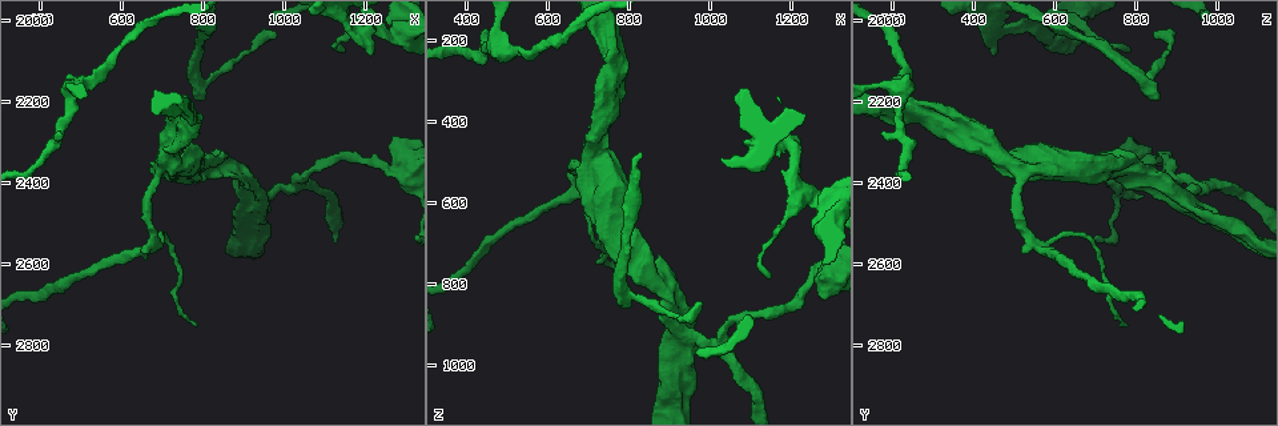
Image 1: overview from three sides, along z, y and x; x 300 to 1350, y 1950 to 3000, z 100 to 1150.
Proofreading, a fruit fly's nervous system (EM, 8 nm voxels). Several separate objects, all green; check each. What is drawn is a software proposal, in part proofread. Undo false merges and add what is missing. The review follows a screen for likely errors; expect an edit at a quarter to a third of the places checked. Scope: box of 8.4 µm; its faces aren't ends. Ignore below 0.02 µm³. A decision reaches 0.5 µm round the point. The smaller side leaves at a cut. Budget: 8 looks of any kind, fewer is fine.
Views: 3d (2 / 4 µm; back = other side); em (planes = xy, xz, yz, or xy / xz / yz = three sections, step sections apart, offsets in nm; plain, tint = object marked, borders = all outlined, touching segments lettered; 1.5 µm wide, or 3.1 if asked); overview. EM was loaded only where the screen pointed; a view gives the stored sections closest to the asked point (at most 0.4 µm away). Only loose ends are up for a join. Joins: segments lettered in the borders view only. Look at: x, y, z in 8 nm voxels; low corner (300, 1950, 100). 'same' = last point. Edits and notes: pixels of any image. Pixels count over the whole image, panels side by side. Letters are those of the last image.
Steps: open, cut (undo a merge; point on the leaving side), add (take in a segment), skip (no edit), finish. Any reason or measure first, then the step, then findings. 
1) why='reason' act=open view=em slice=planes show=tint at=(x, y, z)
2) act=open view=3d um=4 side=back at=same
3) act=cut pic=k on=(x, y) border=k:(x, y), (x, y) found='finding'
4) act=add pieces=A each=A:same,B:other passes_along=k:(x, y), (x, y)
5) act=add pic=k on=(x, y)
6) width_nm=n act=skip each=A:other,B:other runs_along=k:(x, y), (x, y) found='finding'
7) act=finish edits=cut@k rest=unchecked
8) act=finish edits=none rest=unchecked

act=open view=em slice=xy step=8 show=tint at=(740, 2345, 510)

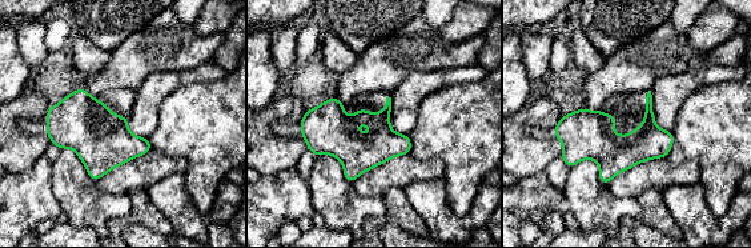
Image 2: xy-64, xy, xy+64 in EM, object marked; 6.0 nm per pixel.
why='another direction' act=open view=em slice=planes show=borders at=same

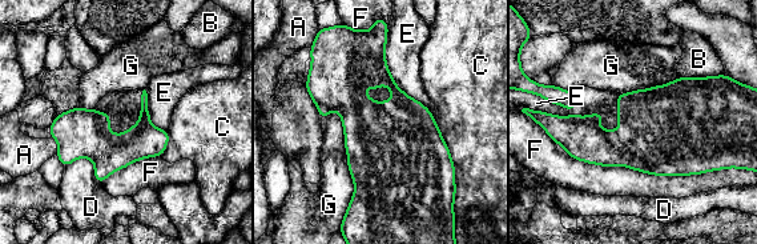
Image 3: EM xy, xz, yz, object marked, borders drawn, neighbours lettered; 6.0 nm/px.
longest_contact=F:1050nm act=skip each=A:other,B:other,C:other,D:other,E:other,F:other,G:other border=3:(333, 110), (354, 187), (349, 206) found='one cell here'

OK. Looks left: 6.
why='thin end' act=open view=em slice=yz step=8 show=tint at=(975, 2030, 845)

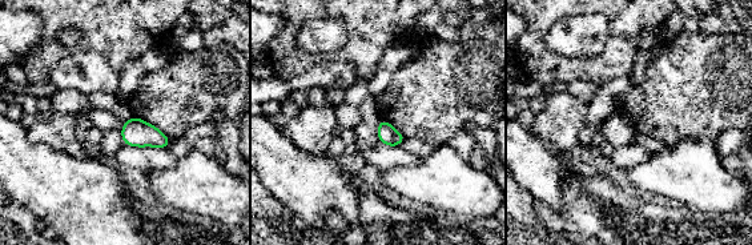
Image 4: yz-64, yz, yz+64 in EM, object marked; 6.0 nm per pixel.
why='another direction' act=open view=em slice=planes show=borders at=same

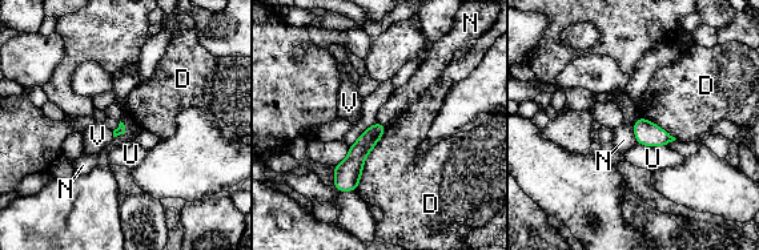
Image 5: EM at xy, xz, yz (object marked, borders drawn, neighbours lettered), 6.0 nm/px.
act=skip each=D:other,N:other,U:other,V:other found='no lettered segment goes on from it'

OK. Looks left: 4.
why='an open end' act=open view=em slice=yz step=8 show=tint at=(1215, 2085, 450)

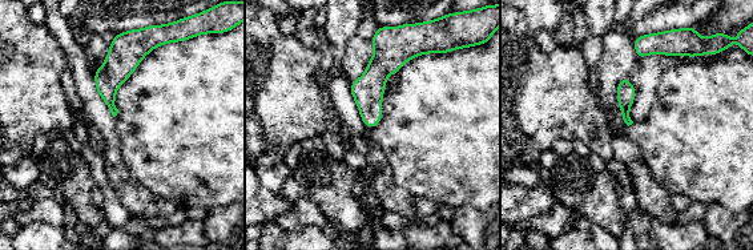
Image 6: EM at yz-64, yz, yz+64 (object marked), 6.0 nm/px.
act=open view=em slice=yz step=8 show=borders at=same

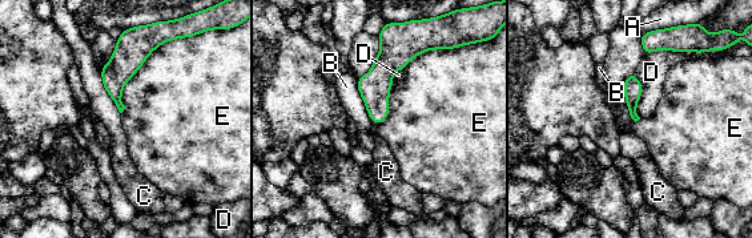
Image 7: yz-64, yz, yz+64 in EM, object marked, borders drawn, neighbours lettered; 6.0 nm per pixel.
act=skip each=A:other,B:other,C:other,D:other,E:other border=7:(356, 80), (368, 116), (377, 125) found='none of them fits'

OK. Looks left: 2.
act=finish edits=none rest=unchecked

